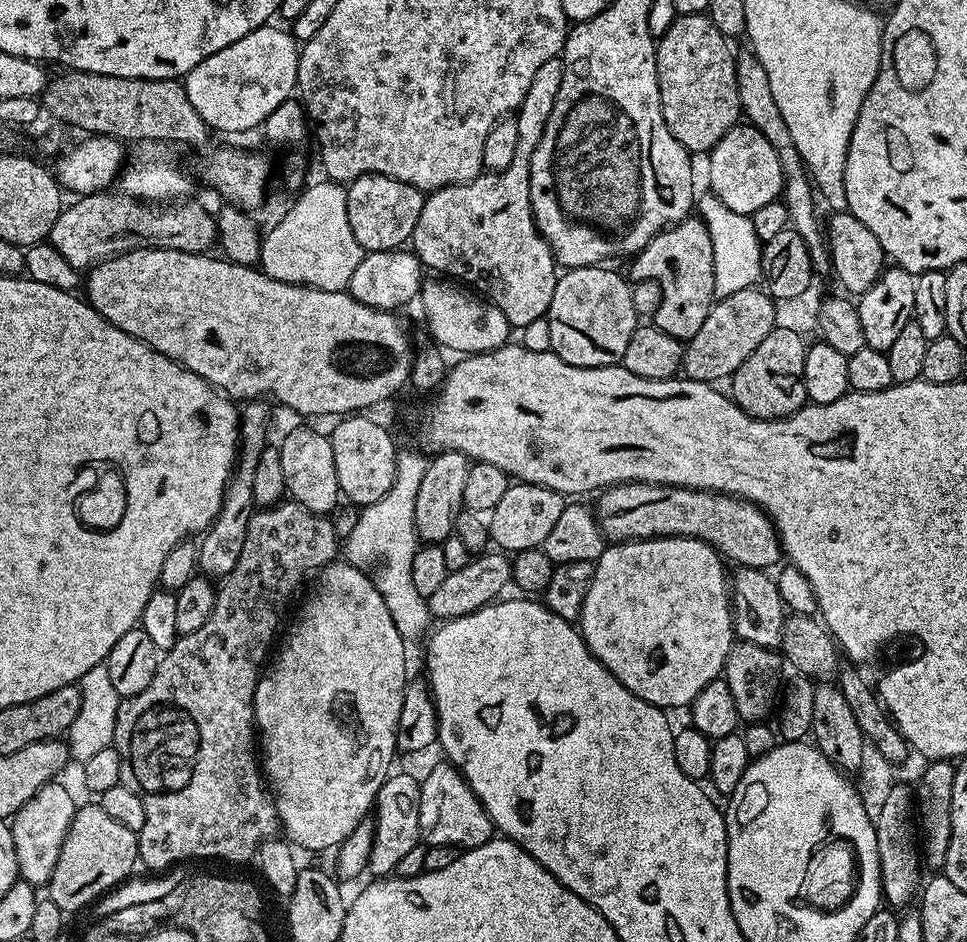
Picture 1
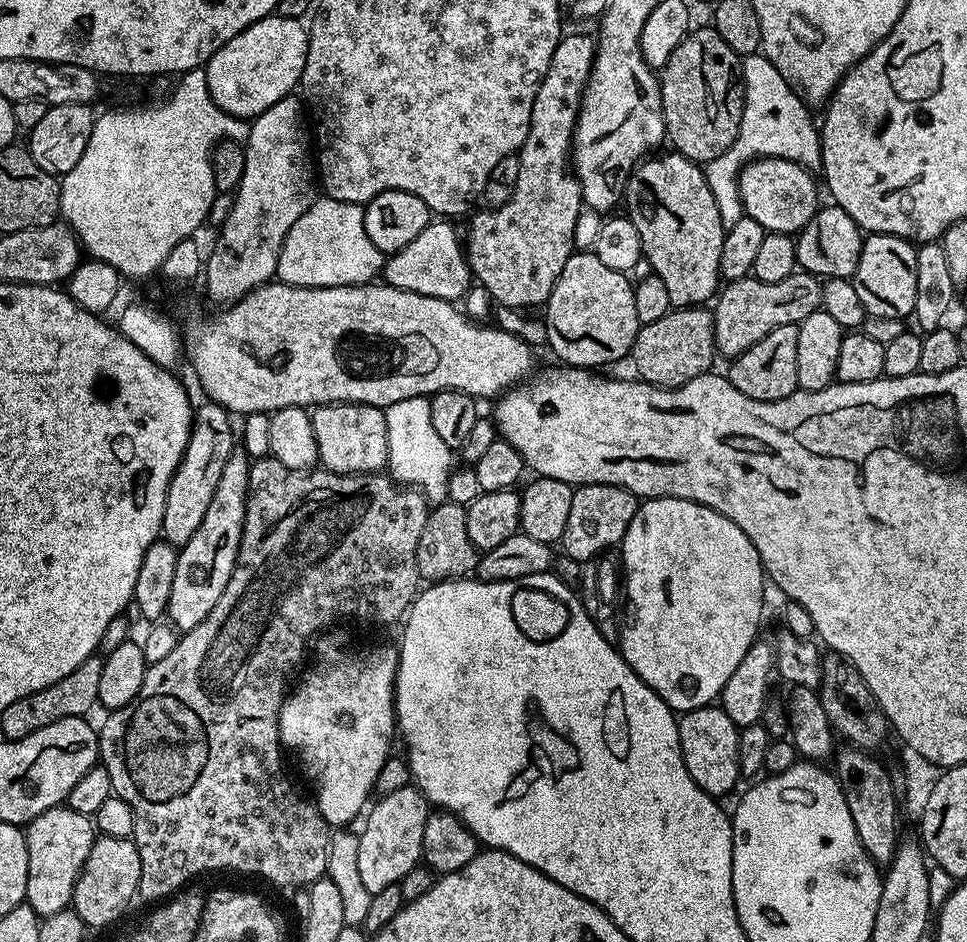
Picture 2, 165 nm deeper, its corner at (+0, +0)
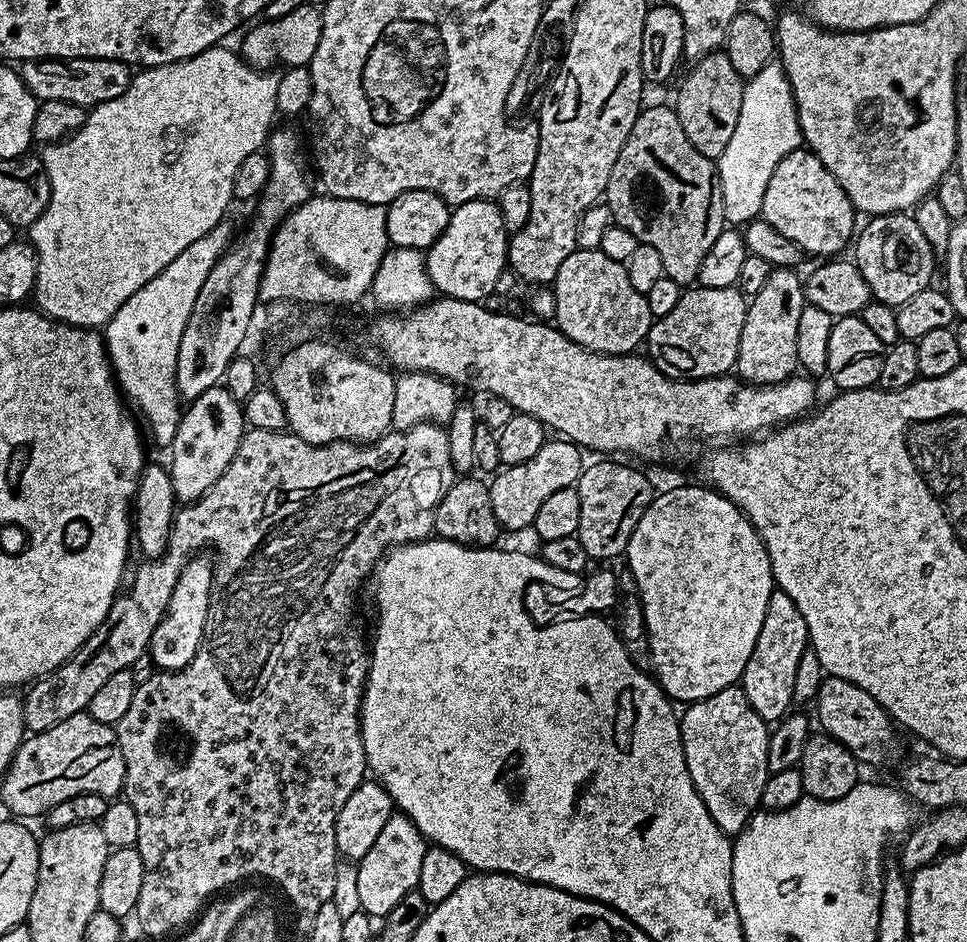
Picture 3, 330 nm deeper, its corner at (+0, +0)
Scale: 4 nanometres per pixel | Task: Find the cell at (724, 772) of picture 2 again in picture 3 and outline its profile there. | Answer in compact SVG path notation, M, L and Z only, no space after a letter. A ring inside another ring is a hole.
M733 686L726 690L718 690L718 694L710 694L705 700L694 700L679 717L682 750L686 754L686 770L690 770L690 778L694 782L694 790L702 798L706 810L710 810L710 818L724 832L739 834L747 825L749 818L761 807L762 790L770 775L768 770L768 733L769 721L764 720L746 702L743 688Z

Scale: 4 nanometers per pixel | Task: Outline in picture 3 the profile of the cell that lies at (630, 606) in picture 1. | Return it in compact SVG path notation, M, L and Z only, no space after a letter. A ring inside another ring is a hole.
M688 484L685 488L672 488L661 496L659 493L653 499L652 505L644 511L642 518L638 518L638 526L634 526L634 534L630 534L630 542L626 549L626 557L628 556L626 568L631 572L632 584L644 604L644 617L648 627L648 651L652 653L654 679L665 696L673 702L705 700L710 698L710 694L718 694L718 690L739 685L740 675L746 670L746 662L750 662L750 654L754 654L754 642L758 642L758 634L762 631L762 618L766 618L766 602L770 602L770 594L774 590L770 558L754 526L740 513L740 509L734 506L734 502L727 500L723 494L696 484Z

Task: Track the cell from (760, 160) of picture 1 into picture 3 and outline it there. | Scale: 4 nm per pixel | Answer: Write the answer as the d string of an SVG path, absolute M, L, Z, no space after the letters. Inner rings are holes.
M804 146L786 154L786 158L778 162L778 170L770 174L760 216L807 255L809 252L812 256L820 256L816 258L832 258L843 253L840 251L847 244L849 247L858 228L858 213L852 206L852 199L842 190L838 178L834 178L834 174Z

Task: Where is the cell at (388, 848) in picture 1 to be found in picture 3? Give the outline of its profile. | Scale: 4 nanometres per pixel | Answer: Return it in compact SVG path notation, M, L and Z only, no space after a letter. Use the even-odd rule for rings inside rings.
M393 814L386 826L382 826L374 846L370 846L370 850L366 850L364 857L355 865L359 911L366 912L373 918L383 918L402 902L406 894L416 891L422 858L428 847L423 834L418 826L414 826L410 817Z

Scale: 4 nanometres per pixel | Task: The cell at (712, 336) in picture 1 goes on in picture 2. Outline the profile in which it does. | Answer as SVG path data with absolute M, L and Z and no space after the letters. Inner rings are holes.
M797 270L782 282L762 282L755 278L745 278L725 283L715 297L714 338L716 350L721 357L741 356L754 342L762 342L770 330L778 326L800 325L810 314L821 311L824 285L821 277L811 276L808 272Z

